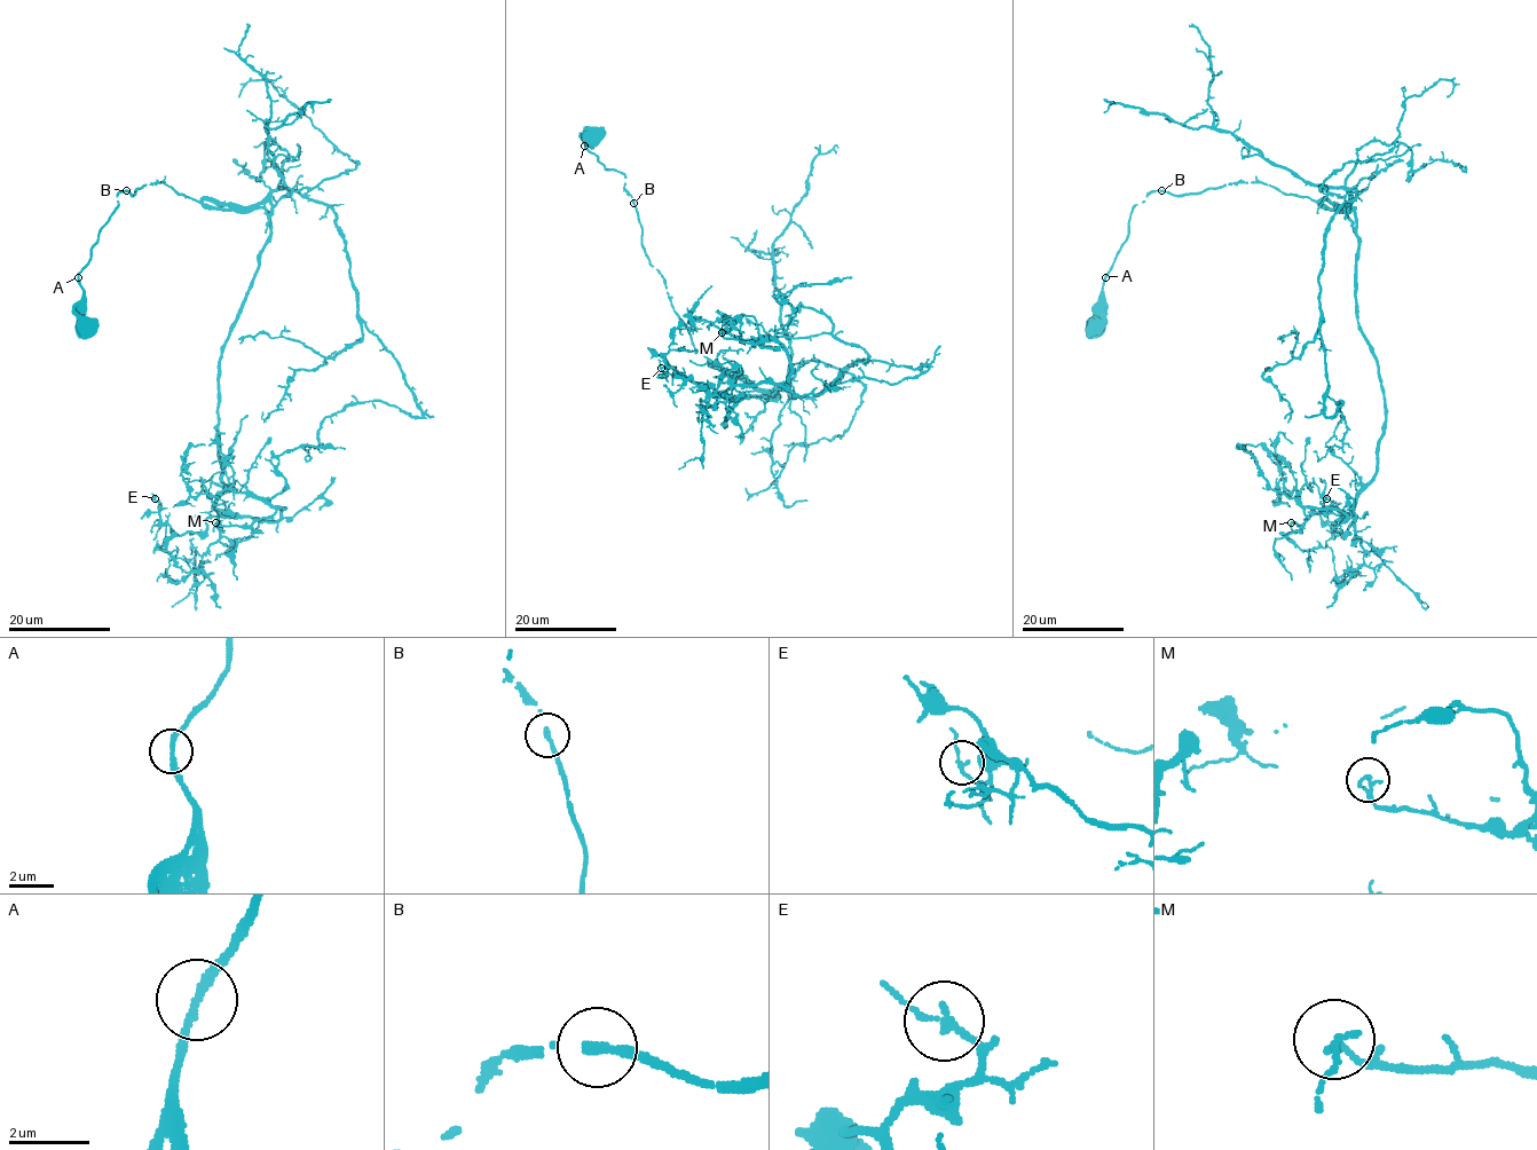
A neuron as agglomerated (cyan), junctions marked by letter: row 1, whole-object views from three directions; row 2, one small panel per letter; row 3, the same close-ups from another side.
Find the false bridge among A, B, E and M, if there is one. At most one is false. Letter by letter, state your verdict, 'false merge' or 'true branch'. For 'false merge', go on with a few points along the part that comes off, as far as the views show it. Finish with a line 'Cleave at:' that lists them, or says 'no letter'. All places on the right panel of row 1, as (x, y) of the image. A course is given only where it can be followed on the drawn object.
A: true branch
B: true branch
E: true branch
M: true branch
Cleave at: no letter

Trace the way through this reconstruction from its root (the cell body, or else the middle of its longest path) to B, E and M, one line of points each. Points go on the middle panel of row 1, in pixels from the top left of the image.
B: (592, 136), (584, 138), (584, 141), (590, 141), (584, 147), (606, 170), (625, 176), (623, 187), (633, 202)
E: (592, 136), (692, 345), (777, 396), (741, 399), (724, 426), (723, 393), (661, 368)
M: (592, 136), (692, 345), (777, 396), (741, 399), (724, 426), (720, 394), (787, 387), (790, 359), (722, 332)

